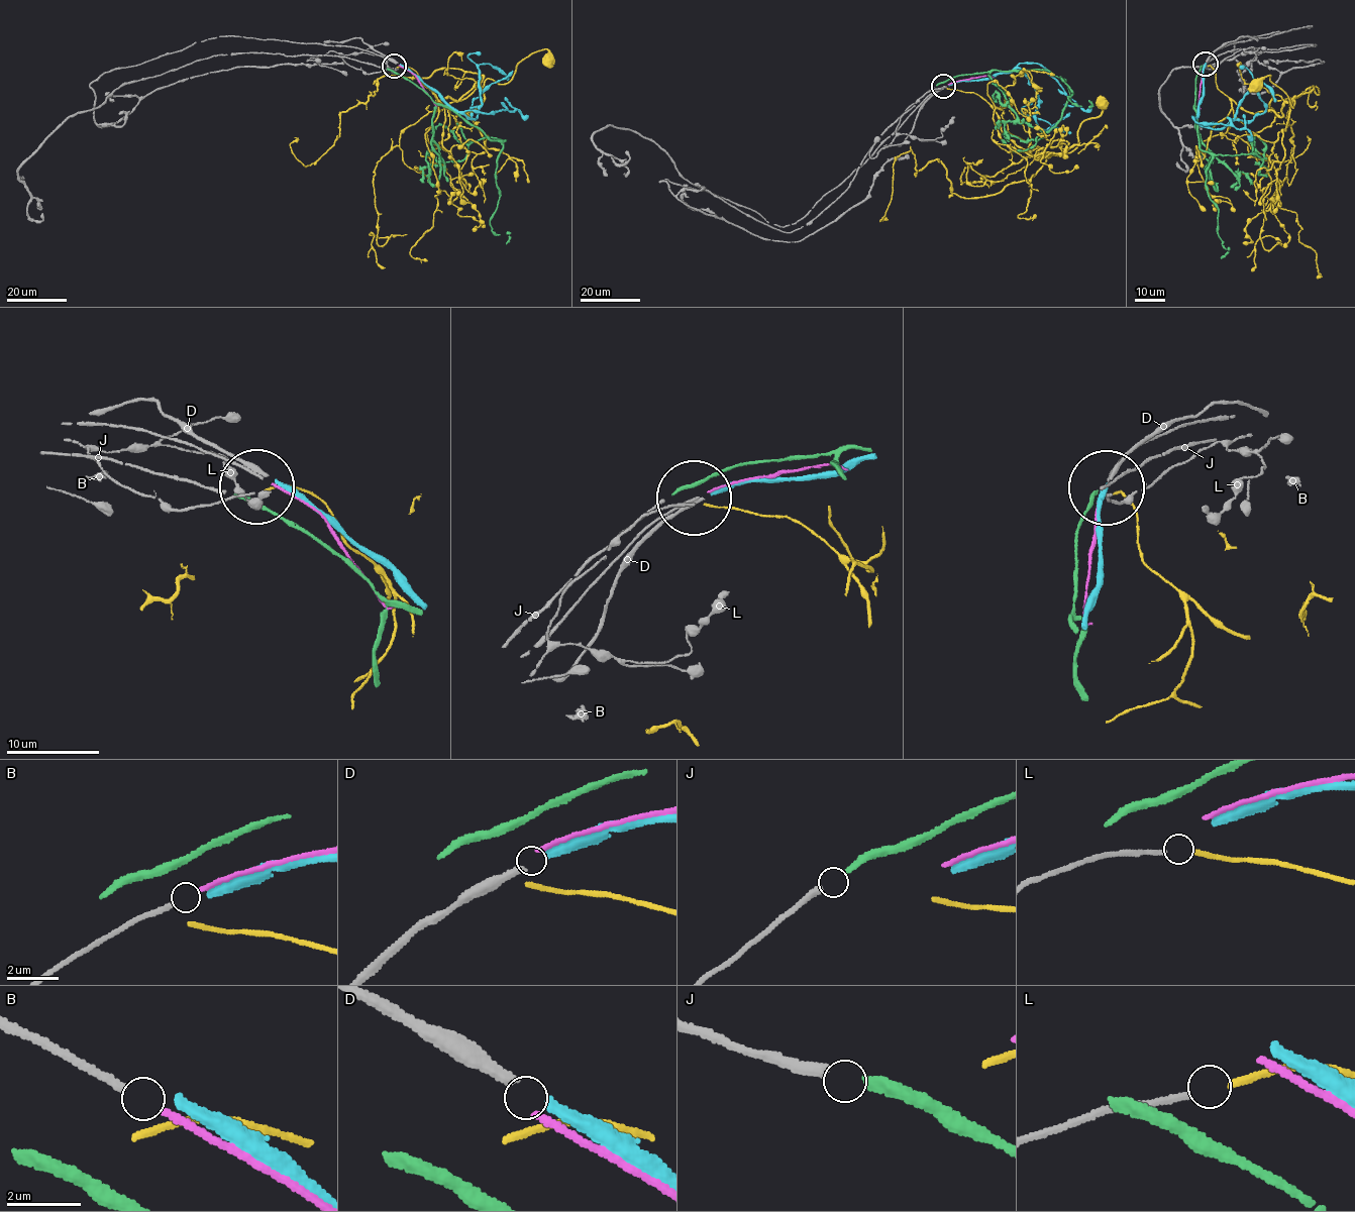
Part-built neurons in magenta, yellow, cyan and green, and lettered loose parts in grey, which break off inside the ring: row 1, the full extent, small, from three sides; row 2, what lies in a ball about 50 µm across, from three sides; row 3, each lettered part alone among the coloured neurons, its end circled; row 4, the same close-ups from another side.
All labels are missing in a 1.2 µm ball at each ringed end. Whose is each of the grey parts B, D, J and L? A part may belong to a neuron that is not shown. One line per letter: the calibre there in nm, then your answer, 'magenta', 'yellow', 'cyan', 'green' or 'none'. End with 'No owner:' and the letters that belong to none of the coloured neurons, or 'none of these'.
B: 200 nm thick; magenta
D: 260 nm thick; cyan
J: 320 nm thick; green
L: 170 nm thick; yellow
No owner: none of these

